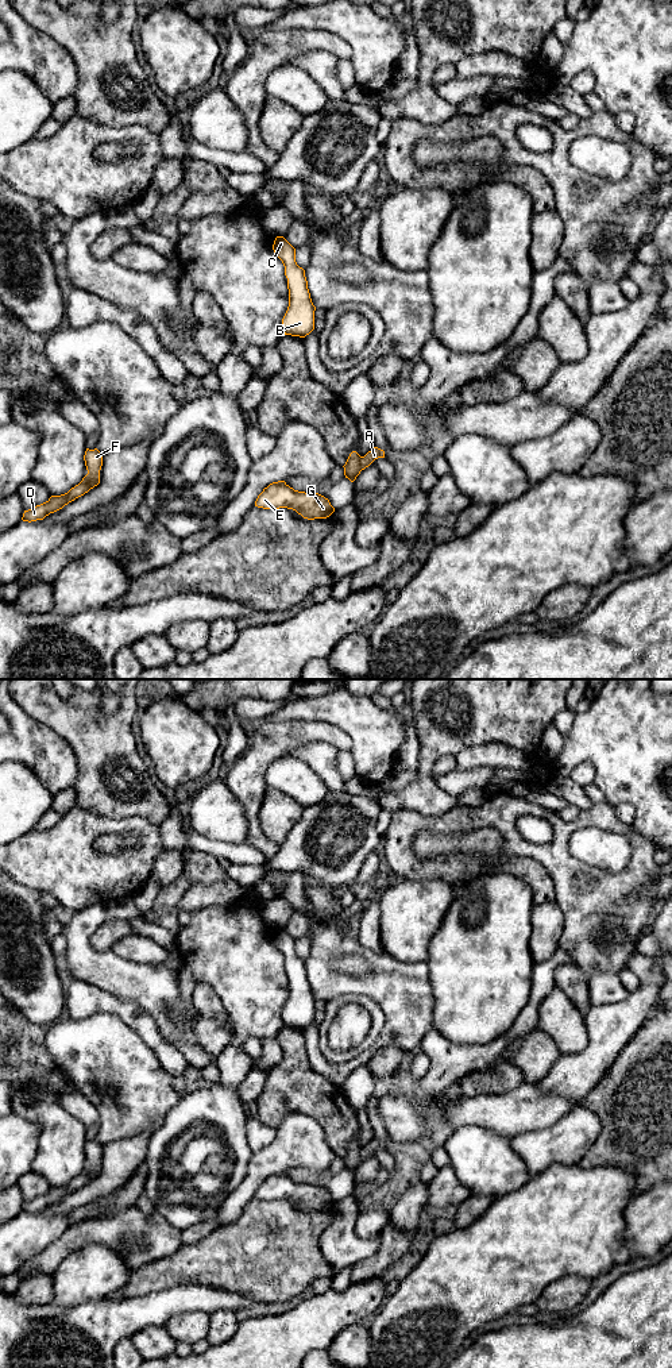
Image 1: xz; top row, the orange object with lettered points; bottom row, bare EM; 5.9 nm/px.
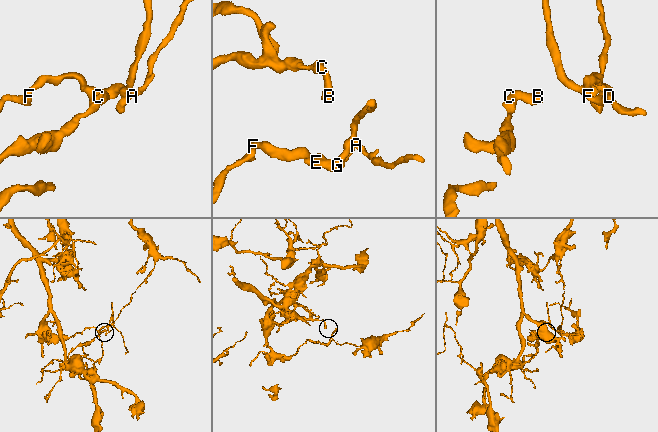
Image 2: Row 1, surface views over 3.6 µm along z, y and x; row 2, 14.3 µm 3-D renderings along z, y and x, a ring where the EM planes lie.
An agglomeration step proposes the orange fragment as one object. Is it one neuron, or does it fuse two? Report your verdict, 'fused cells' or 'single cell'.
fused cells

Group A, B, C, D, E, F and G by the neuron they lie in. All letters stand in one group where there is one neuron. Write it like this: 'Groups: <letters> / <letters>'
Groups: A / B C D E F G

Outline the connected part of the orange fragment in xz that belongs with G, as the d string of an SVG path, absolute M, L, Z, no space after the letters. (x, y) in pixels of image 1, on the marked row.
M285 481L273 482L264 488L258 496L255 506L263 509L293 509L308 520L327 519L335 512L335 508L324 496L294 490Z

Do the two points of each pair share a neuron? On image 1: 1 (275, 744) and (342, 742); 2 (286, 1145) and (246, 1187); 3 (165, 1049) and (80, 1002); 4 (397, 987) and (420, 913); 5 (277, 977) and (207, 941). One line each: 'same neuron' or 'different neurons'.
1: same neuron
2: same neuron
3: same neuron
4: different neurons
5: same neuron

